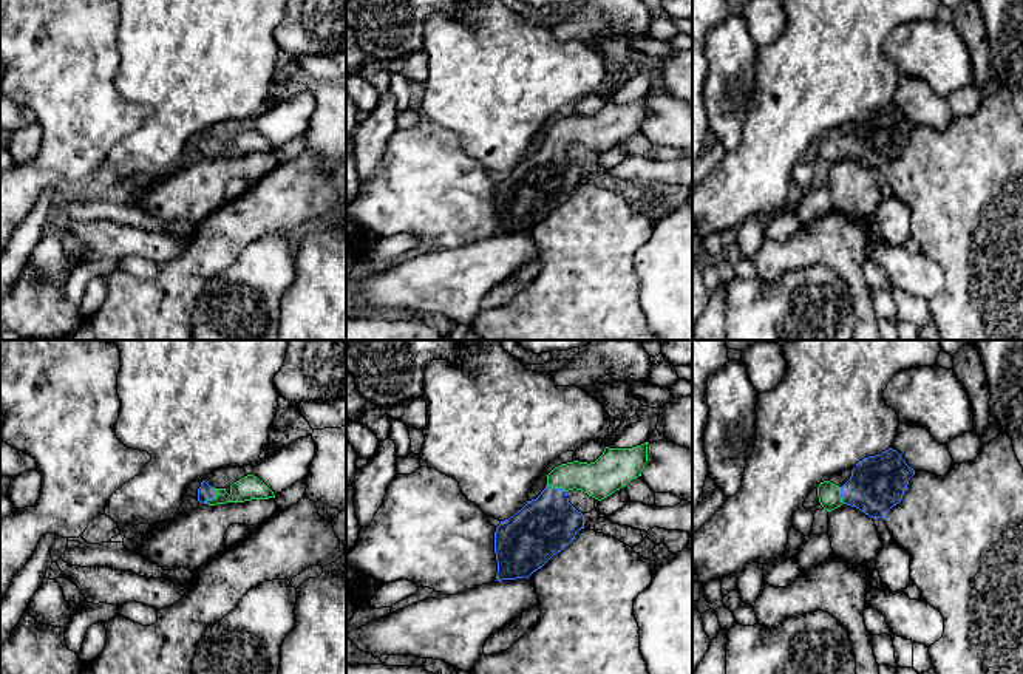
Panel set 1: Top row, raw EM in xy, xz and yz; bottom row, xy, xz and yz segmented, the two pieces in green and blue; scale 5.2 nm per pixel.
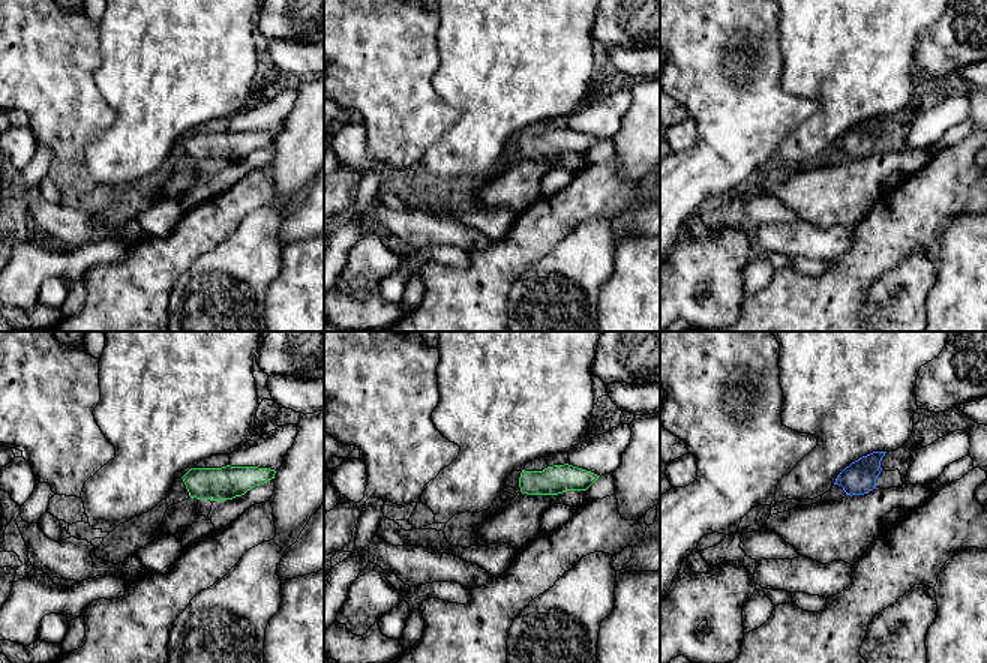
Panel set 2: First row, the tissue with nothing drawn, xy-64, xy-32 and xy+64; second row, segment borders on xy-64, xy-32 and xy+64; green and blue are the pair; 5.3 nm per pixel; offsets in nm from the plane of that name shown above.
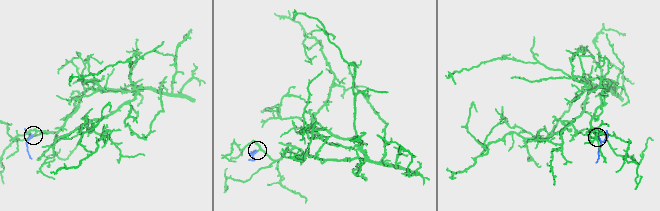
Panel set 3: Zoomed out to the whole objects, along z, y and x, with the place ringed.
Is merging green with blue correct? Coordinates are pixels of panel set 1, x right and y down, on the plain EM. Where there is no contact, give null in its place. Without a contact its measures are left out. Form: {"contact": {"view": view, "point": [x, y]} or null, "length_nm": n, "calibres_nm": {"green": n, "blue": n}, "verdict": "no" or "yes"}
{"contact": {"view": "xy", "point": [214, 152]}, "length_nm": 100, "calibres_nm": {"green": 130, "blue": 80}, "verdict": "yes"}

